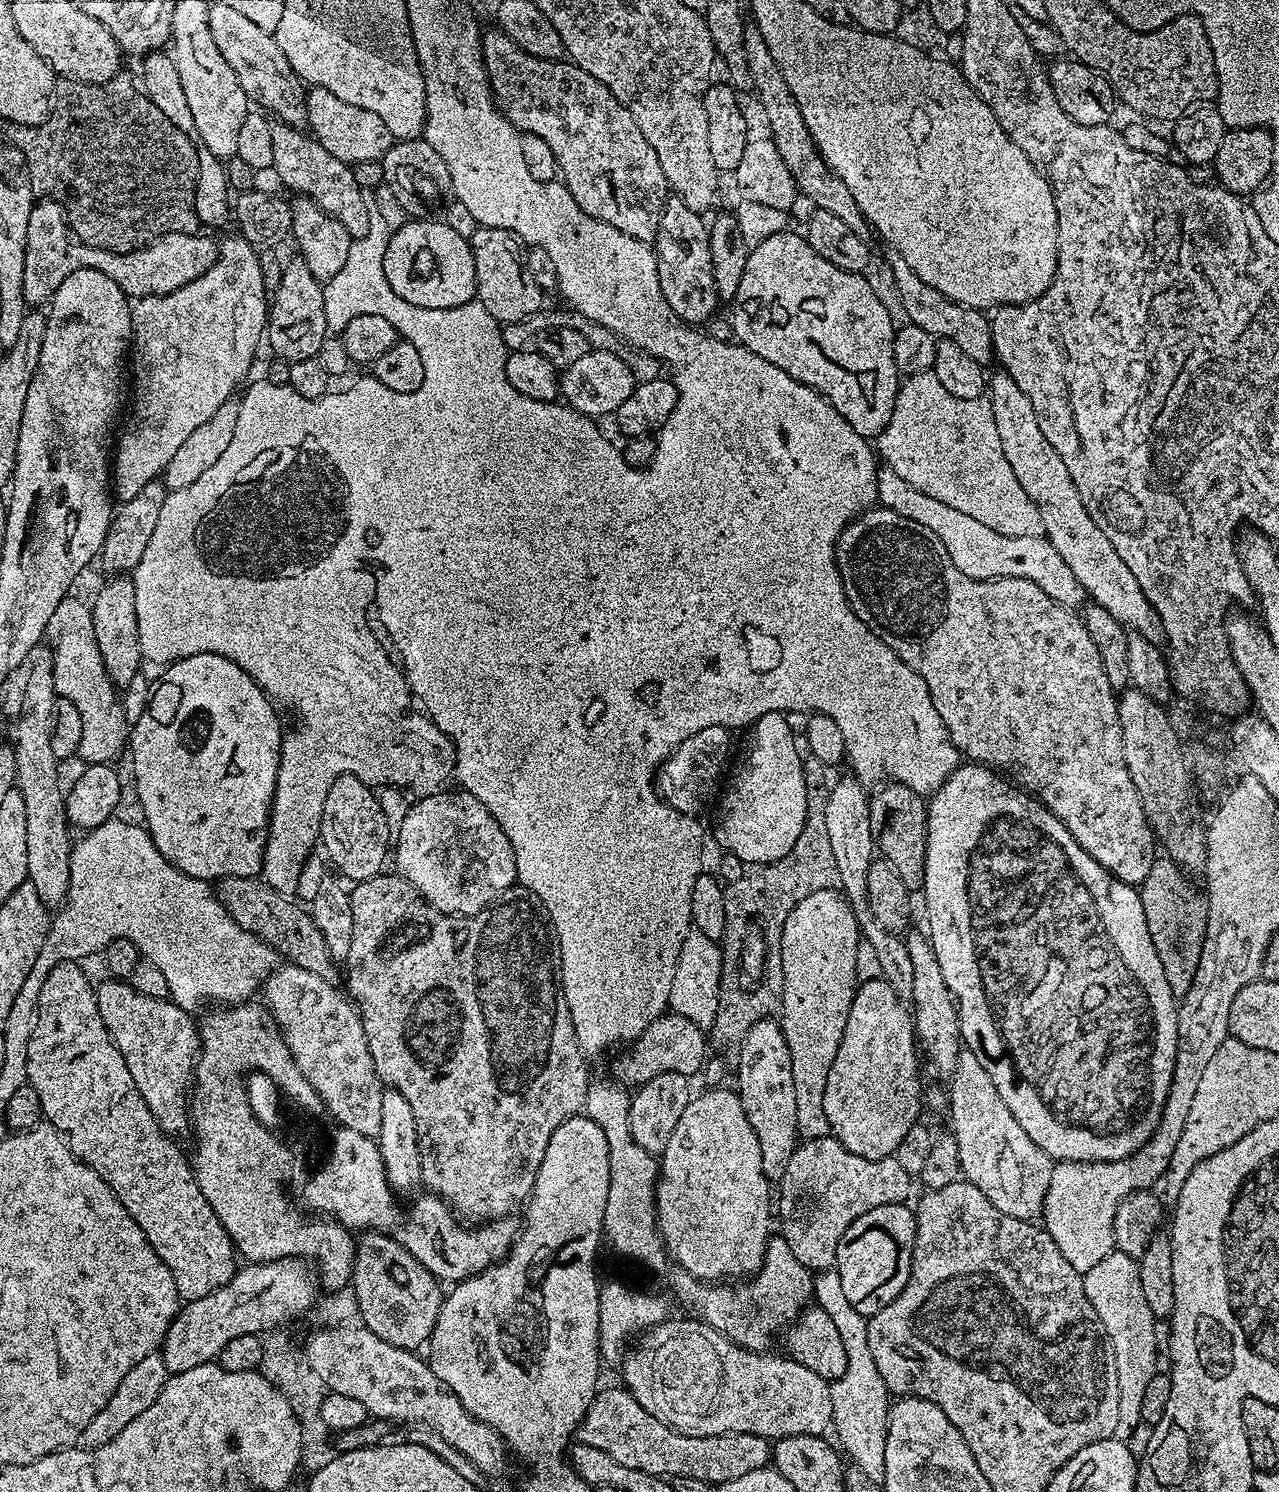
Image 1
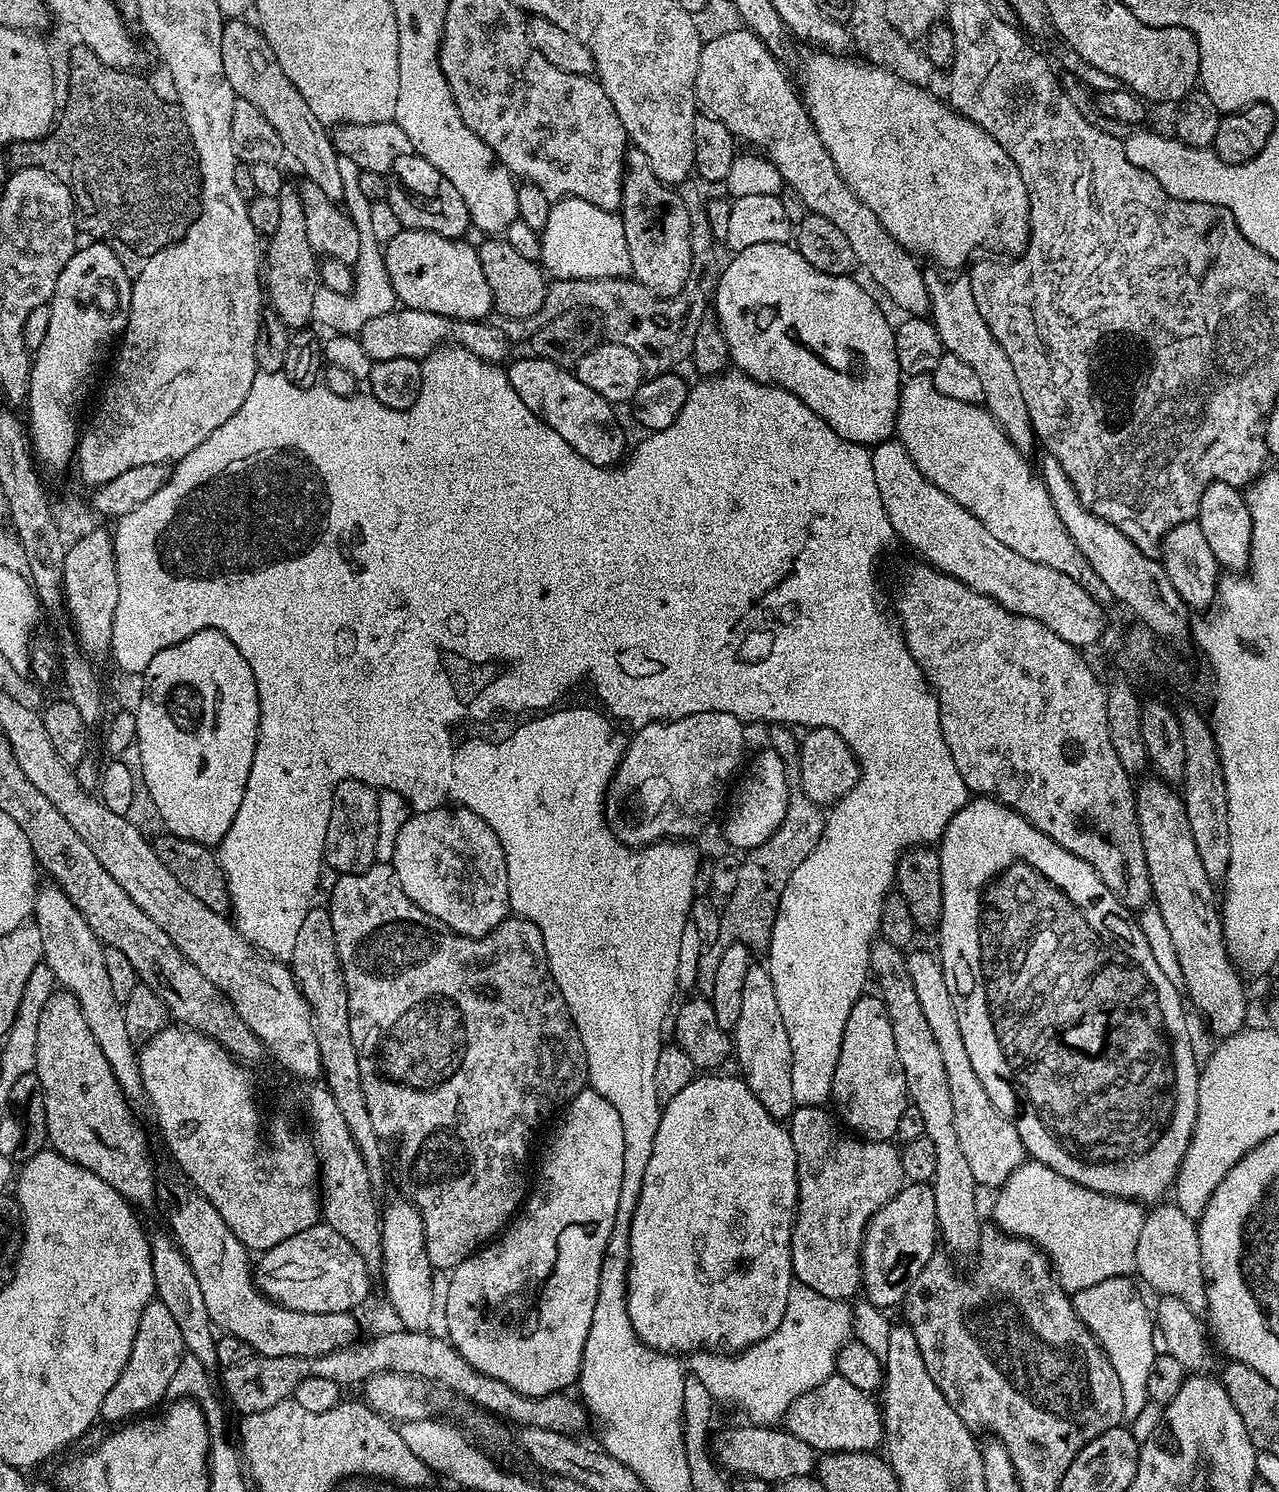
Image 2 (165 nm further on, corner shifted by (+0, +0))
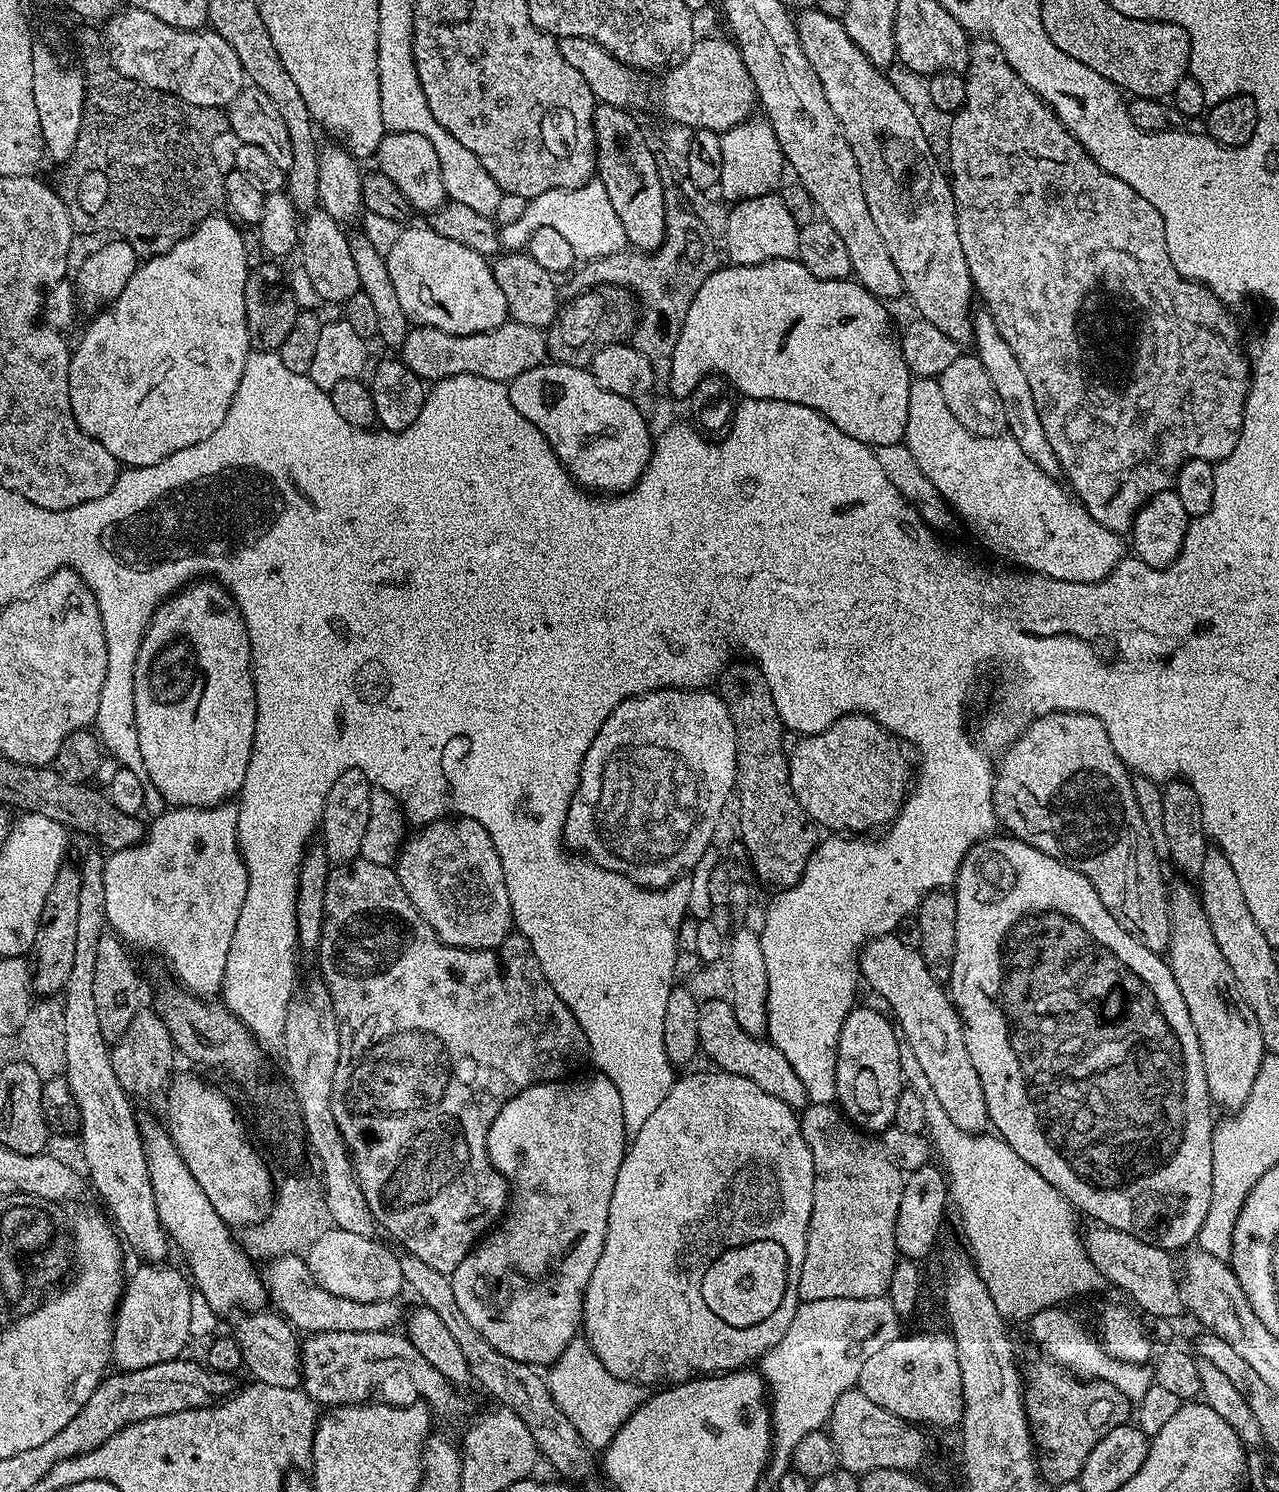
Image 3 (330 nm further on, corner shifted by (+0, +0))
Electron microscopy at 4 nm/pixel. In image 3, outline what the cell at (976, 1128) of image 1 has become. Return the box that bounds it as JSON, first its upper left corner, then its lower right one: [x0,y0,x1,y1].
[859,934,989,1133]

